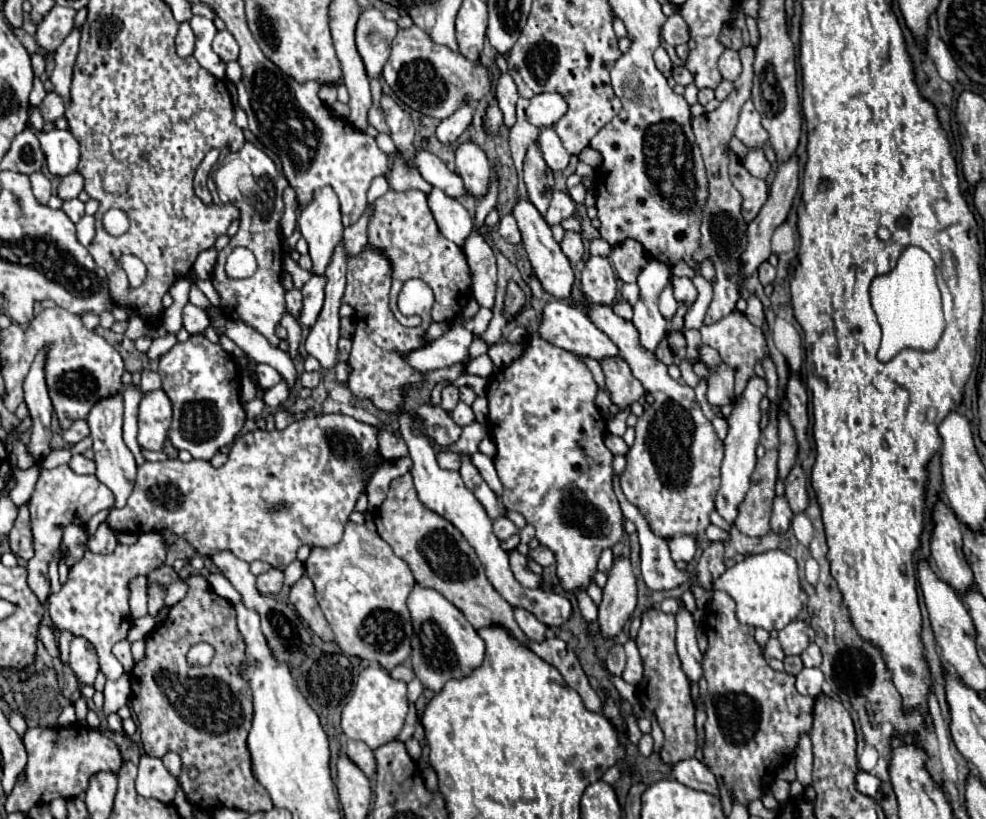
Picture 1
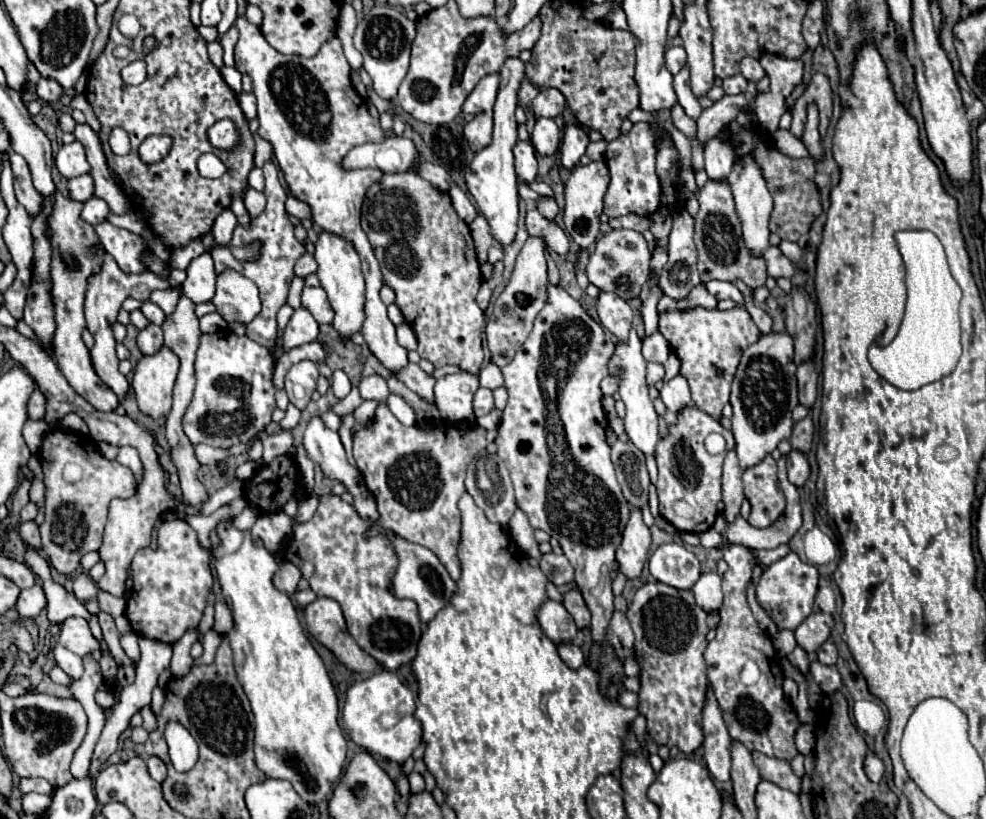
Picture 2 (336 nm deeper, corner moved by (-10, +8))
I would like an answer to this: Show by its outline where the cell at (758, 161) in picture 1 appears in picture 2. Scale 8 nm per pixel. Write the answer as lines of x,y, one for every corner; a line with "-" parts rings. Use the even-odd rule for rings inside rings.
777,129
777,131
771,135
771,139
773,139
775,147
777,147
783,155
787,155
787,157
801,159
801,157
807,157
807,155
809,155
807,149
805,149
805,145
803,145
797,137
793,137
789,131

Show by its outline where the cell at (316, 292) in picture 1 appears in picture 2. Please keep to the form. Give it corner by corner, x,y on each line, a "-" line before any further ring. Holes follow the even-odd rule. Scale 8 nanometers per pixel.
295,309
285,333
283,333
283,351
293,349
297,345
315,341
319,335
319,325
309,309

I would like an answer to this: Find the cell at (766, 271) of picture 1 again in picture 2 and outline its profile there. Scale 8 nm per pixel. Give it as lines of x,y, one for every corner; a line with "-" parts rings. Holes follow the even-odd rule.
767,247
765,253
763,253
765,261
767,261
767,273
773,277
773,279
779,279
779,277
787,277
791,279
793,273
795,273
795,265
779,251
779,247

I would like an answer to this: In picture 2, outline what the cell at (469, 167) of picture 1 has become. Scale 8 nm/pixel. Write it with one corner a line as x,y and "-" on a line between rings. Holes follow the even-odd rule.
479,113
473,121
469,121
463,129
465,139
469,141
473,151
485,149
491,143
491,131
493,131
493,115
491,113

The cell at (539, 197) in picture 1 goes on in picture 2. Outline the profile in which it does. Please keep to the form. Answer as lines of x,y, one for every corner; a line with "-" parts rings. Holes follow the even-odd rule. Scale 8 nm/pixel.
529,237
525,241
521,253
517,255
511,279
505,285
505,289
501,291
501,295
497,297
493,315
487,321
487,329
485,329
487,345
491,349
491,359
499,367
507,365
515,357
517,349
529,337
529,333
533,329
535,317
539,315
539,311
547,303
547,285
549,285
549,279
547,279
545,249
547,249
547,245
543,241
543,237

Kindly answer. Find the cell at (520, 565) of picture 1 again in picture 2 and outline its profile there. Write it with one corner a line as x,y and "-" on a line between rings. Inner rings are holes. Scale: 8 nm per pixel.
569,589
563,593
563,607
573,615
577,627
589,627
589,609
577,589

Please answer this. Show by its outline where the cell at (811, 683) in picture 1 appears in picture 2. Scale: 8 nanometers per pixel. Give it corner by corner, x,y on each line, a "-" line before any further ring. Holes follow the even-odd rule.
819,661
811,663
811,675
813,675
813,681
823,689
823,693
839,691
843,685
837,667
829,667
829,665
823,665

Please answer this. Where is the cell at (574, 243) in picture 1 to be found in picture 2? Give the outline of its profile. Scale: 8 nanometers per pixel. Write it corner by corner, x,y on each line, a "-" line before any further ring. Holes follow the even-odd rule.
593,161
589,165
577,165
571,169
569,181
565,185
565,231
573,237
579,247
593,245
595,237
599,235
599,215
603,211
603,195
609,185
609,169
605,161

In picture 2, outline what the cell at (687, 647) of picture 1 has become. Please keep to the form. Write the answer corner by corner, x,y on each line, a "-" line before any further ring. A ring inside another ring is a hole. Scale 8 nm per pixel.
707,685
707,697
705,707
701,713
703,719
703,749
705,749
705,763
709,773
719,779
727,781
731,771
731,737
727,733
727,725
723,721
723,711
719,709
719,703
715,701
713,687

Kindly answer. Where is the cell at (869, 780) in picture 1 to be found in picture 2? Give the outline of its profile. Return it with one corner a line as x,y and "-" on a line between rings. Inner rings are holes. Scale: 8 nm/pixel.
867,755
867,759
865,759
865,773
867,773
867,777
873,783
879,783
883,779
885,767
883,767
883,763
881,763
881,759
877,755

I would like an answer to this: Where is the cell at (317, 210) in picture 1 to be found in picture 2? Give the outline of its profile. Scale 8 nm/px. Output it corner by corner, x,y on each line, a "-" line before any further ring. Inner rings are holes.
323,231
315,243
315,261
319,265
317,269
317,277
321,281
321,287
325,289
331,307
335,311
335,319
333,319
333,329
337,329
341,333
341,337
347,337
349,333
361,331
363,325
363,303
365,303
365,281
363,281
363,273
361,273
361,263
359,263
359,255
355,253
355,247
351,245
351,241
335,235
335,233
327,233

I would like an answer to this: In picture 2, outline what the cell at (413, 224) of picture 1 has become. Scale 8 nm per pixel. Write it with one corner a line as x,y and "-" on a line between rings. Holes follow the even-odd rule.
413,173
383,175
381,181
367,189
363,201
361,227
373,245
385,285
389,285
397,293
395,303
399,305
405,321
417,335
417,353
421,355
421,359
431,361
437,369
443,365
459,365
469,373
479,373
483,361
481,341
485,317
475,297
481,287
483,275
473,249
471,231
453,209
449,193
437,191
423,177

